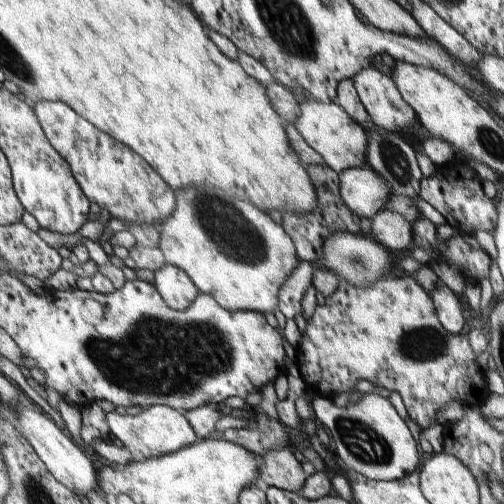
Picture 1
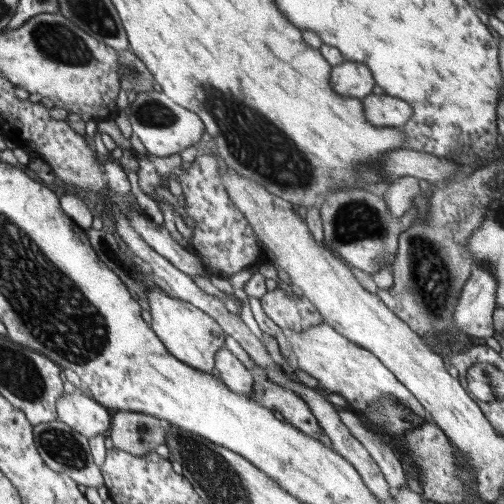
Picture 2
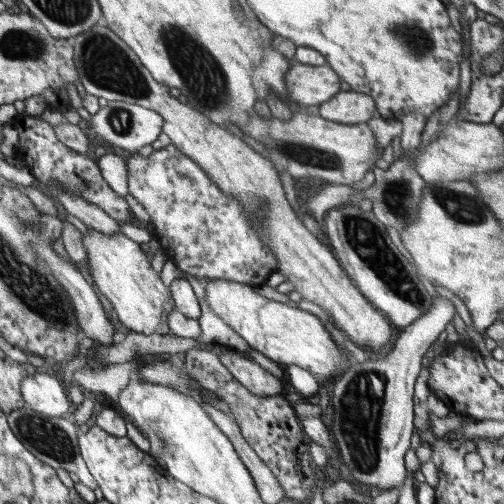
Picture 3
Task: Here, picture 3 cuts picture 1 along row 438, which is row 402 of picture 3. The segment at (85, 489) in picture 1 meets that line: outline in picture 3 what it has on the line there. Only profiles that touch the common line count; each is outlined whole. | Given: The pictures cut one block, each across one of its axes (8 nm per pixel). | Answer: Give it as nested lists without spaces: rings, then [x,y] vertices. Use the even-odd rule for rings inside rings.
[[[47,372],[27,376],[21,382],[21,394],[27,402],[27,408],[51,418],[69,418],[71,400],[63,394],[63,388],[53,374]]]

